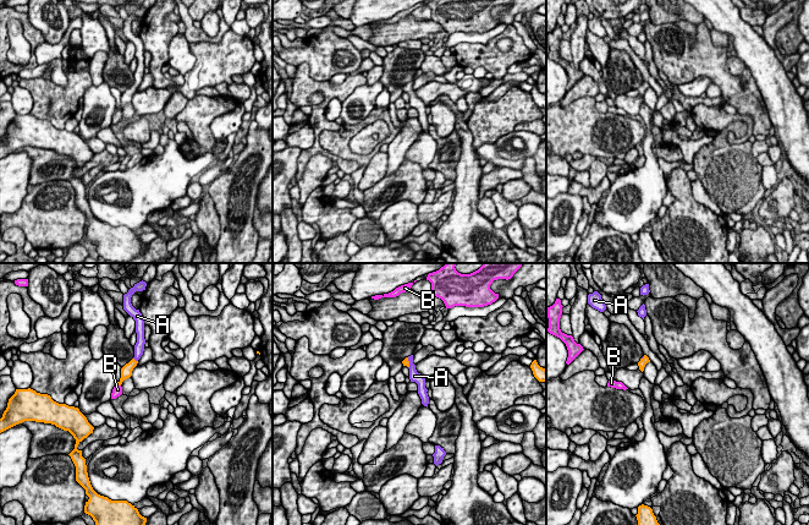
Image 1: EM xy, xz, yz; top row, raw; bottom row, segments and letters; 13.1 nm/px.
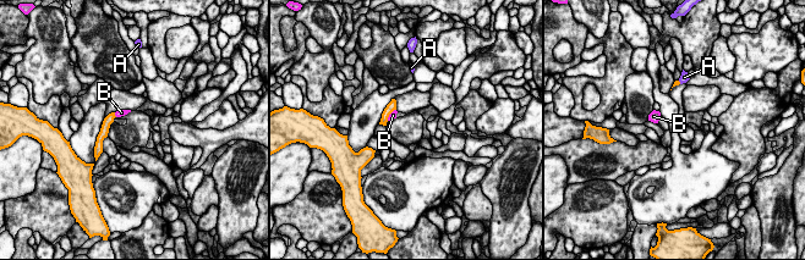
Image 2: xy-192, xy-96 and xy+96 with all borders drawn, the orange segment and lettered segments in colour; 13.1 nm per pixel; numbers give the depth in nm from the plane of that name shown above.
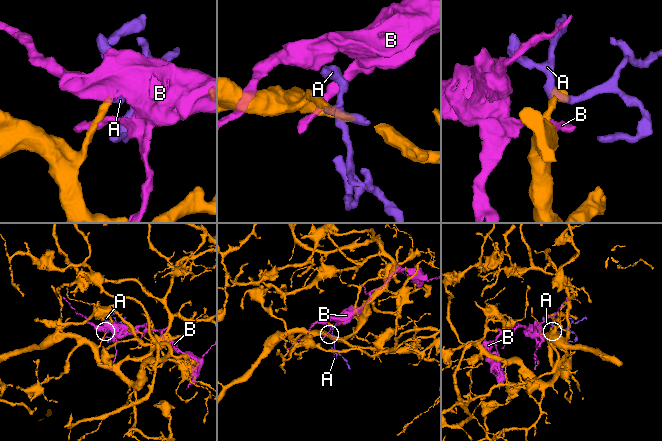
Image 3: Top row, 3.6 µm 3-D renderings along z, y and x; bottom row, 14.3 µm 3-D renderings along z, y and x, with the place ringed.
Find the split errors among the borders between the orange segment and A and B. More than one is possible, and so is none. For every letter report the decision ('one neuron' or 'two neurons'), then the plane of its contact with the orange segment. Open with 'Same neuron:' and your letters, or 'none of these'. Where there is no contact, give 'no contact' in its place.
Same neuron: A
A: one neuron; meets orange in xy
B: two neurons; meets orange in xy

